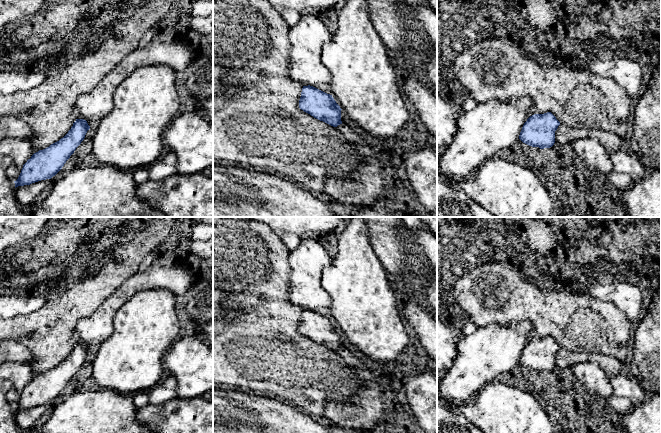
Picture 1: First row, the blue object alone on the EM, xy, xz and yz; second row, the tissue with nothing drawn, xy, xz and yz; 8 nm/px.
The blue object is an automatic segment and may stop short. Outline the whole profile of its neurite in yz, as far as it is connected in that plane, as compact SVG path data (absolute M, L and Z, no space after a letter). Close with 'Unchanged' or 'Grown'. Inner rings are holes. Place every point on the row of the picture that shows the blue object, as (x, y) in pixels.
M551 112L534 114L524 123L519 139L532 147L550 148L555 143L555 131L559 125Z. Unchanged

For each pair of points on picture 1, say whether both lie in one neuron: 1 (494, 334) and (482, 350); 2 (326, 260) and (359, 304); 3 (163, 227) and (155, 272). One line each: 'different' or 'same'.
1: same
2: different
3: different

